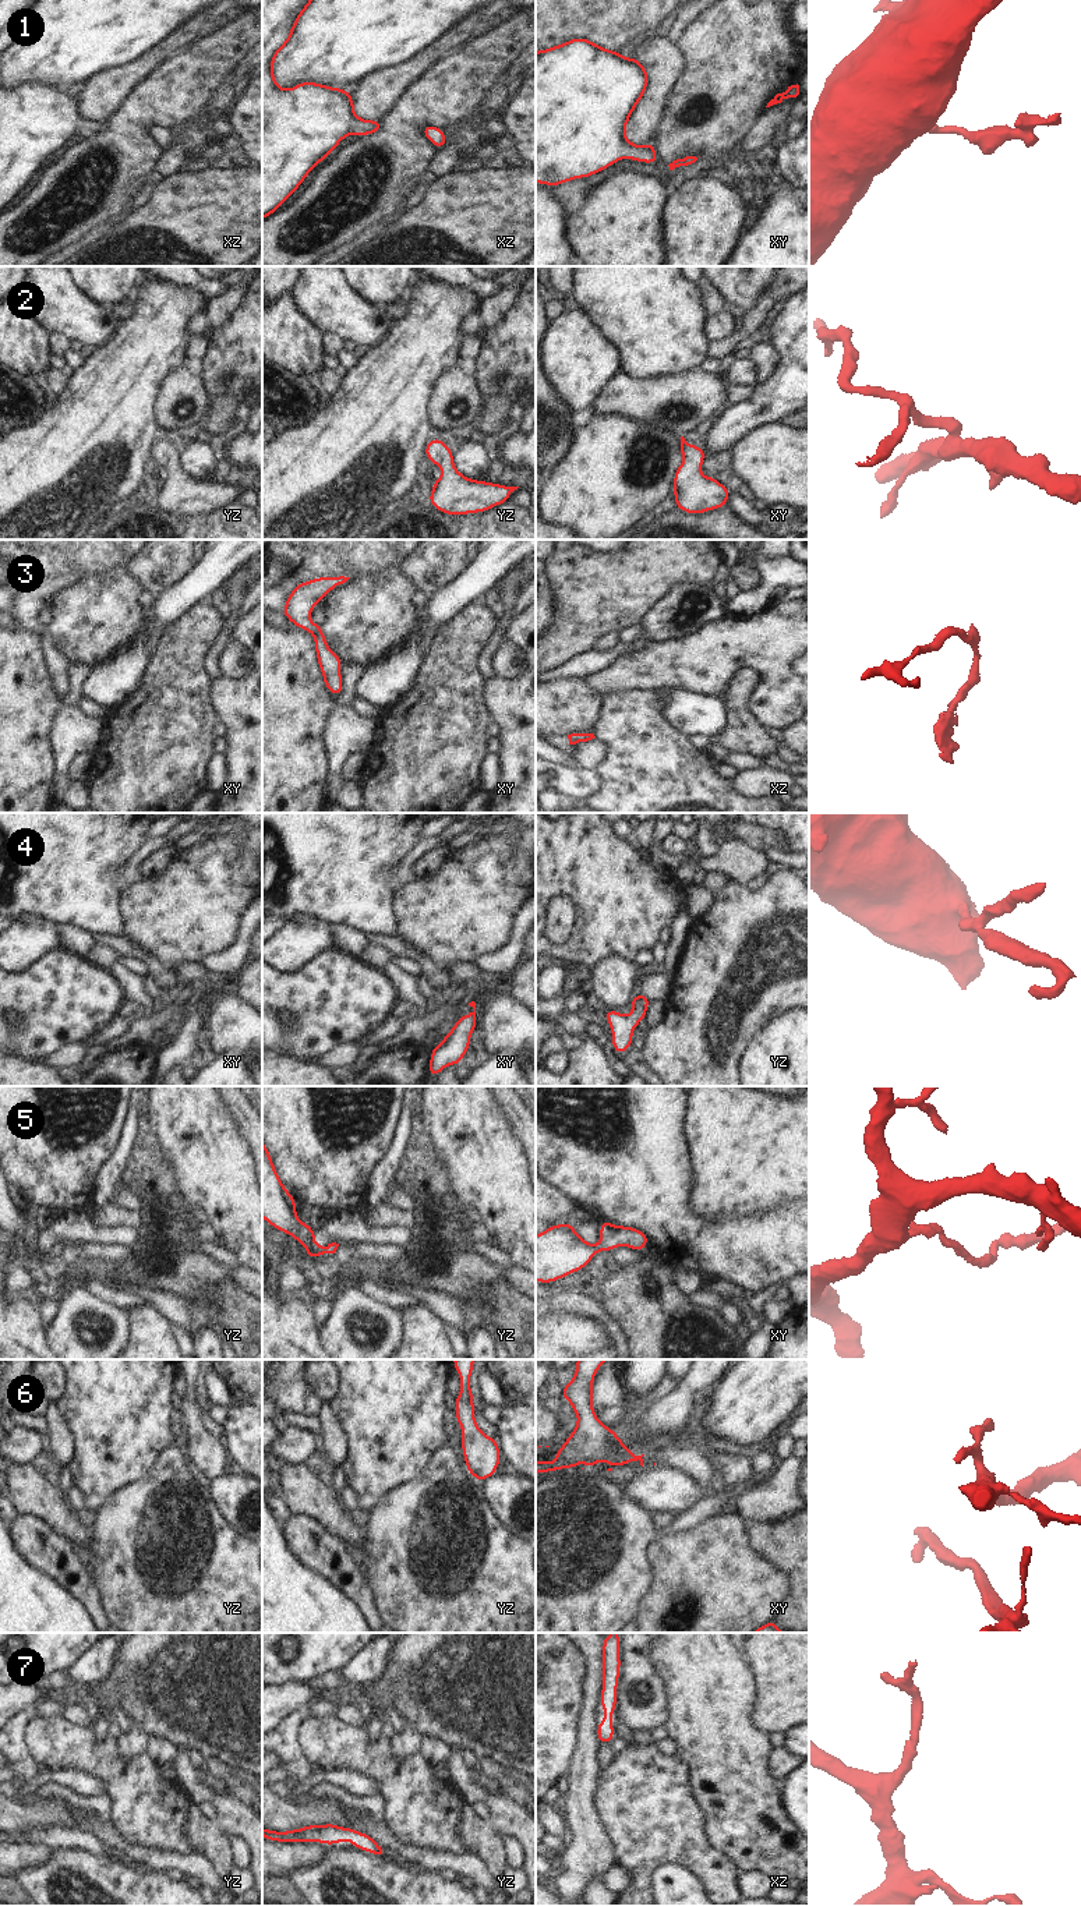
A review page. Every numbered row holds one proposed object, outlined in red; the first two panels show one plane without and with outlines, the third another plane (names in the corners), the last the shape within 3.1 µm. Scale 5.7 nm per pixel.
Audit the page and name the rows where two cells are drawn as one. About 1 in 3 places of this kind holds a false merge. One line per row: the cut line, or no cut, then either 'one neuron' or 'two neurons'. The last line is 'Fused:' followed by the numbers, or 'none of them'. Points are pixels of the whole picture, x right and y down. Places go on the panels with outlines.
1: no cut | one neuron
2: no cut | one neuron
3: no cut | one neuron
4: no cut | one neuron
5: no cut | one neuron
6: no cut | one neuron
7: no cut | one neuron
Fused: none of them

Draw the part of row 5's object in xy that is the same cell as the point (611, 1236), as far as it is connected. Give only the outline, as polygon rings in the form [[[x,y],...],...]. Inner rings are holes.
[[[605,1219],[600,1224],[600,1235],[600,1242],[591,1245],[575,1231],[572,1223],[551,1224],[536,1235],[536,1281],[547,1284],[579,1272],[601,1251],[614,1251],[623,1245],[642,1253],[650,1244],[642,1230],[617,1227]]]

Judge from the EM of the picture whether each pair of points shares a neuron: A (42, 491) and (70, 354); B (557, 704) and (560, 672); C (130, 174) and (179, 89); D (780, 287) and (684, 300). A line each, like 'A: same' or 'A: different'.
A: different
B: different
C: same
D: different

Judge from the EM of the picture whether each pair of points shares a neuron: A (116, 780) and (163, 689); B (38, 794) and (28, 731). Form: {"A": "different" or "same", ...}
{"A": "same", "B": "same"}

